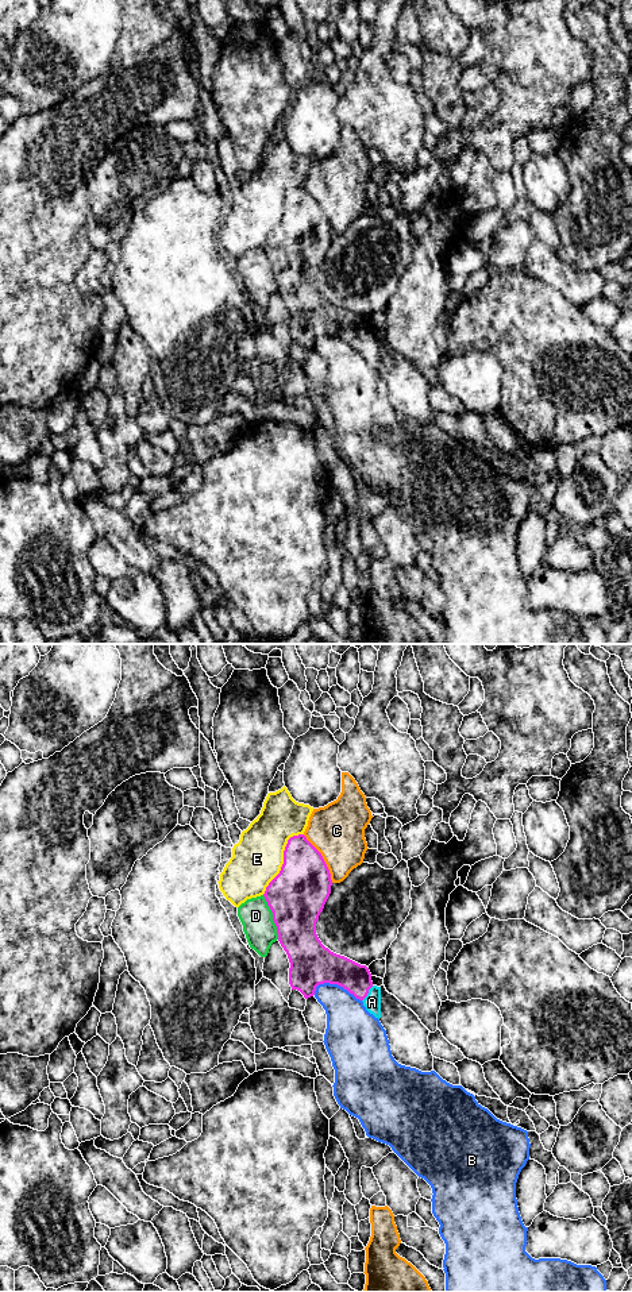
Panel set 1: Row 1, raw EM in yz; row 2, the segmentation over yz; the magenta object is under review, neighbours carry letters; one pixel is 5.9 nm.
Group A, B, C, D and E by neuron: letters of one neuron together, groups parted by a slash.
A / B / C / D / E

